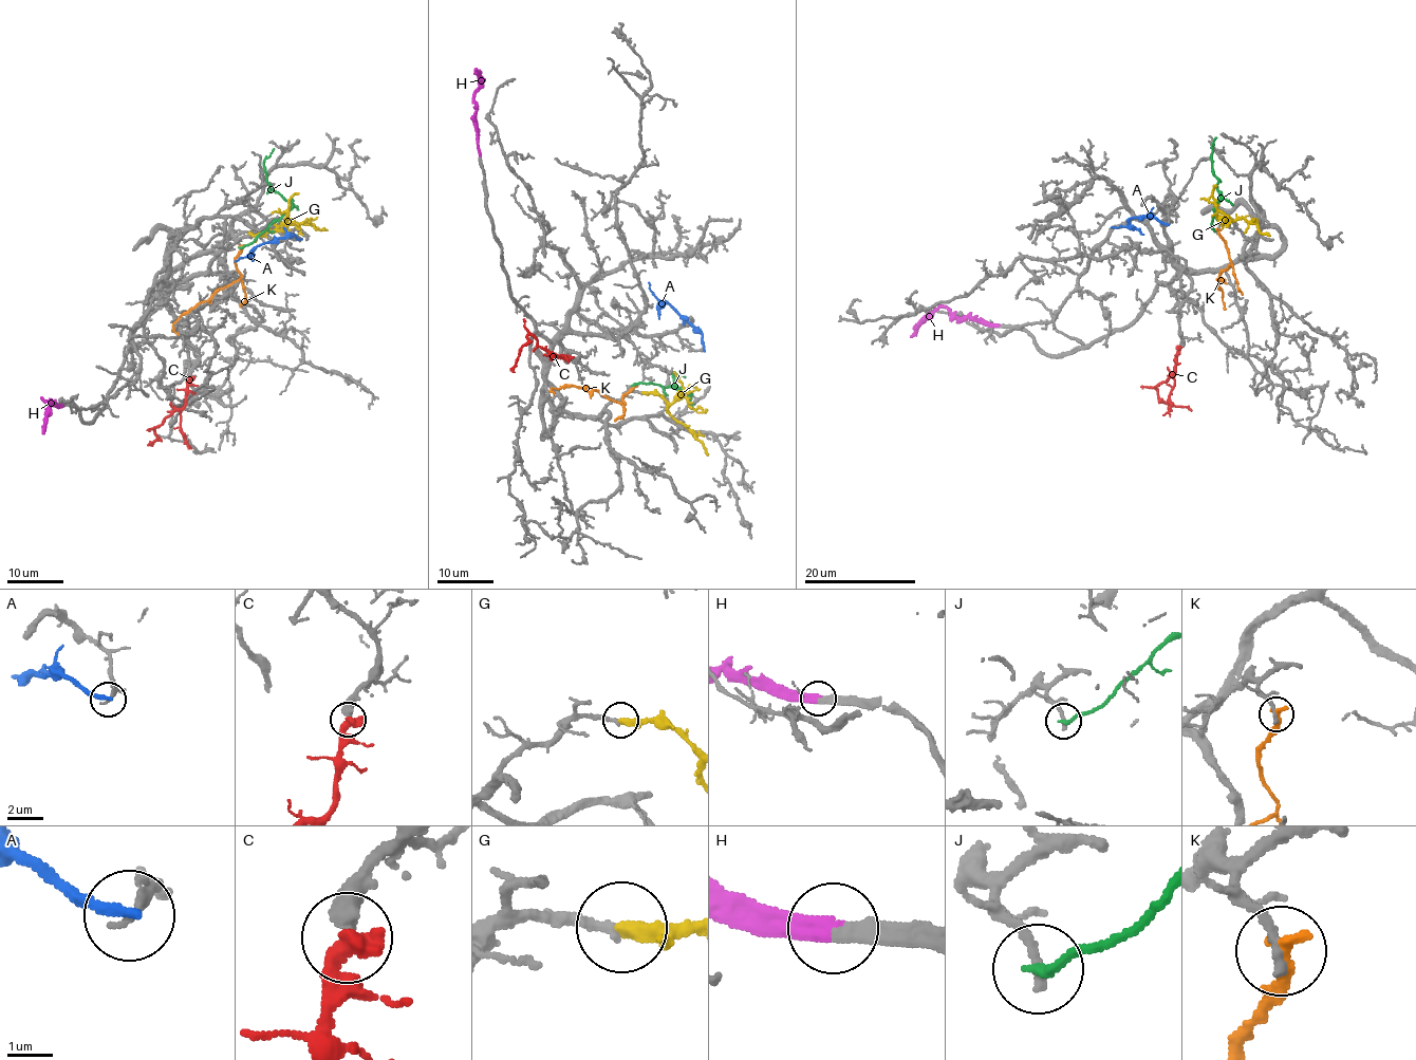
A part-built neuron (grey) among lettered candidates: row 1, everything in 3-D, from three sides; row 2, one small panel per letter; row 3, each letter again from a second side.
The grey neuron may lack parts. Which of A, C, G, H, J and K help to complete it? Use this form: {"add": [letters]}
{"add": ["C", "G", "H"]}

